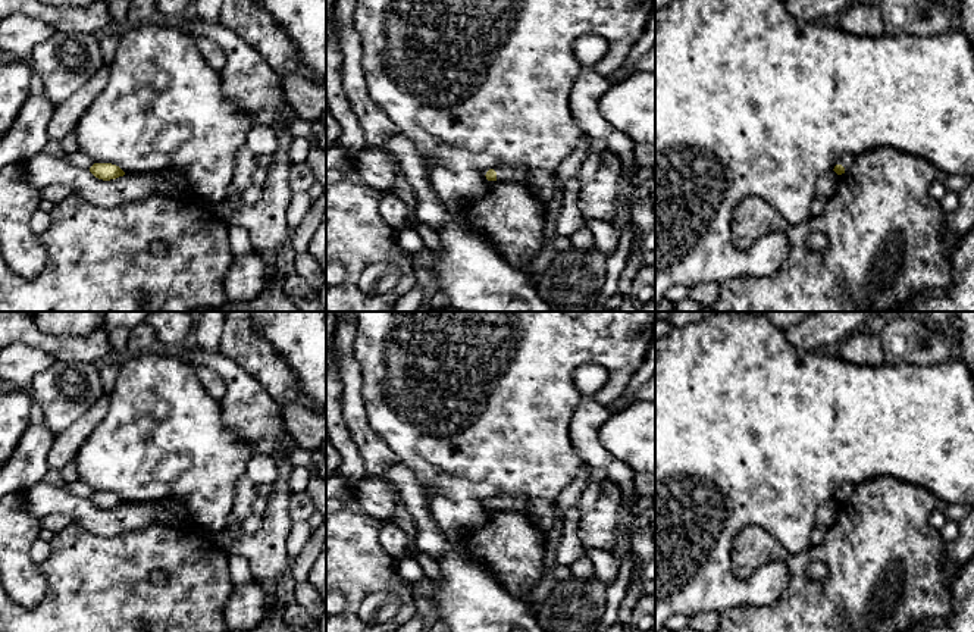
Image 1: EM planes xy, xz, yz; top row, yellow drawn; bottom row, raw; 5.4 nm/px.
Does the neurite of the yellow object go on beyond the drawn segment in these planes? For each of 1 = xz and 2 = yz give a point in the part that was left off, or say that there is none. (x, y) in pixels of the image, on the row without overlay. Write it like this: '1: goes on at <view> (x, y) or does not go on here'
1: goes on at xz (504, 501)
2: goes on at yz (846, 488)

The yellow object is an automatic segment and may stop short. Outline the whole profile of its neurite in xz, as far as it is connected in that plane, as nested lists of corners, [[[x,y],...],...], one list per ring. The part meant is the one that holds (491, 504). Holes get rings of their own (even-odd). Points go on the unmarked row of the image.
[[[499,494],[486,501],[488,510],[516,510],[526,511],[527,498],[524,495]]]

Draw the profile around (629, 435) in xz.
[[[633,401],[599,428],[599,439],[635,475],[655,475],[655,403]]]

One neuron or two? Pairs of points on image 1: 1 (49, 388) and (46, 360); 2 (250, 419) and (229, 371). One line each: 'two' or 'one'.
1: two
2: one

